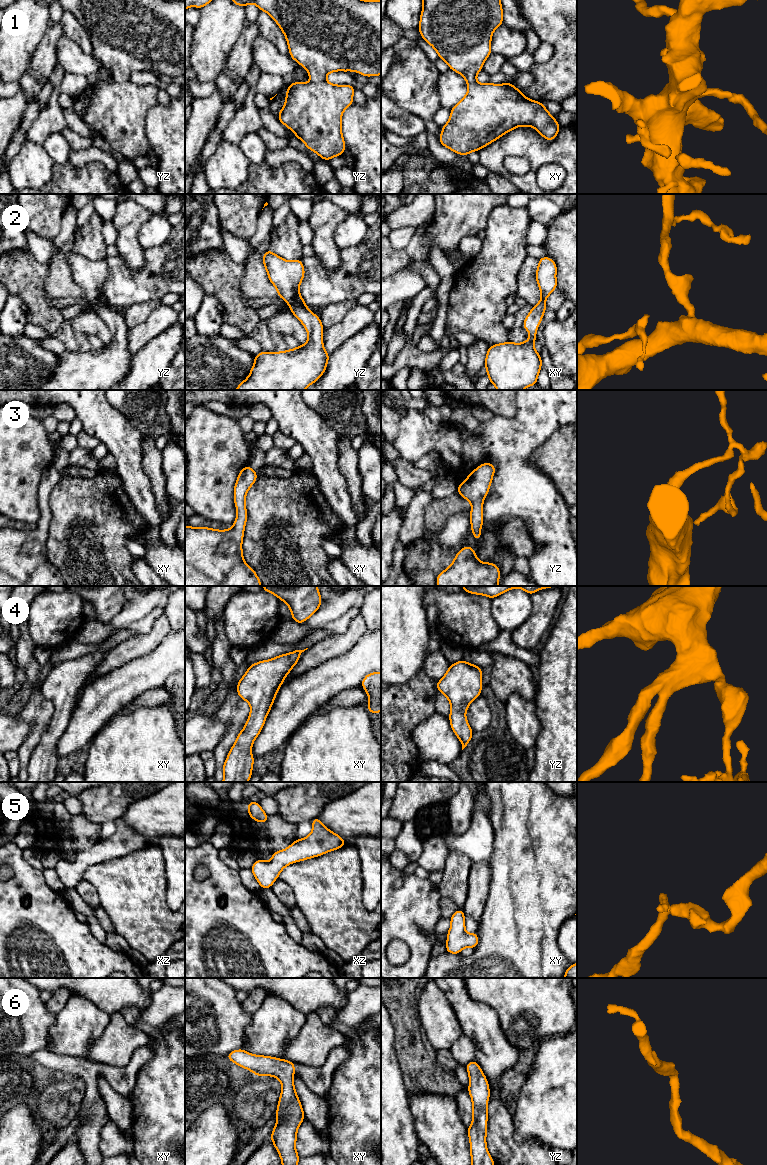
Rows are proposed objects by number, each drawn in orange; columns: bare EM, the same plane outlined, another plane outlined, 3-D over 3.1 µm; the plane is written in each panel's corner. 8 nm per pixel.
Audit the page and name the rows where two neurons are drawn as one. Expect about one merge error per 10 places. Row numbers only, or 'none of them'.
none of them

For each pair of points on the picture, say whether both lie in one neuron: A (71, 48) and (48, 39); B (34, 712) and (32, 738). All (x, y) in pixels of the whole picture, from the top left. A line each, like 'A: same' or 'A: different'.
A: different
B: same

